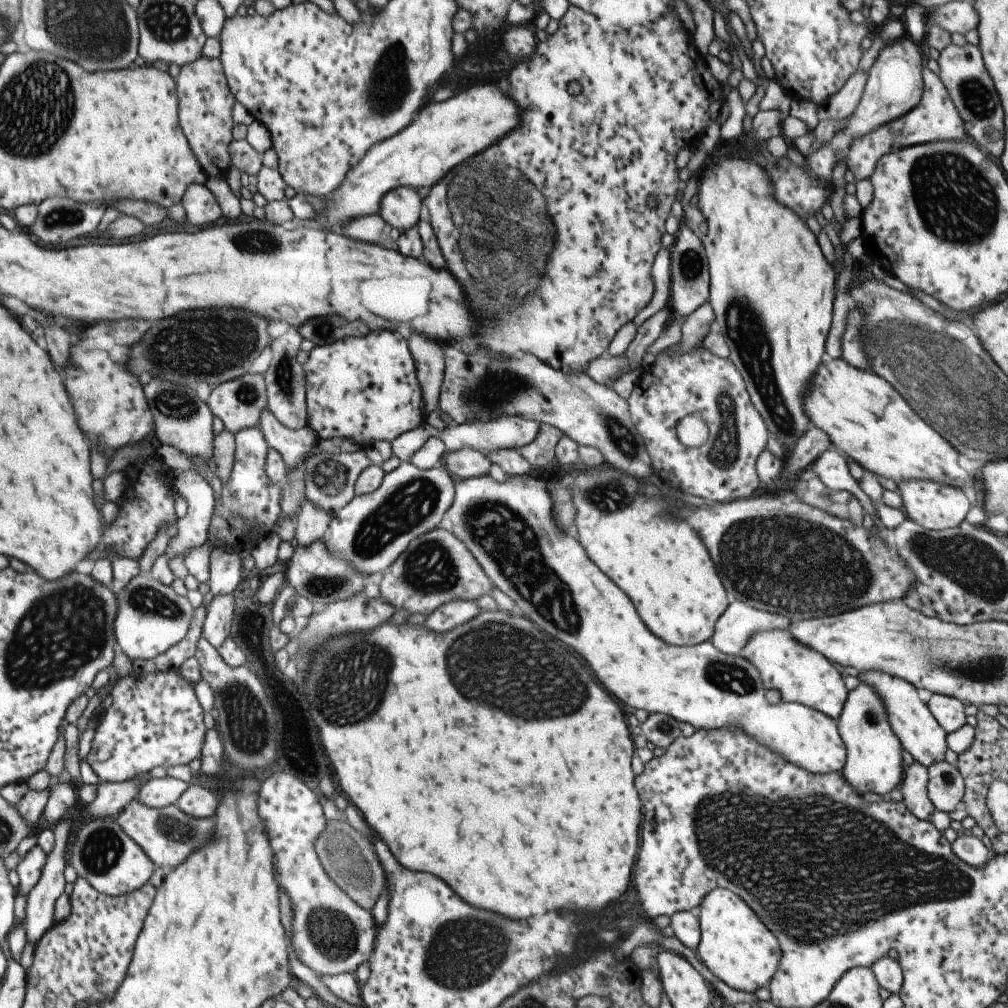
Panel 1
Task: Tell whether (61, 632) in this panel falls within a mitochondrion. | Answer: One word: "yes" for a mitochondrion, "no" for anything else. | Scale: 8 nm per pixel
yes

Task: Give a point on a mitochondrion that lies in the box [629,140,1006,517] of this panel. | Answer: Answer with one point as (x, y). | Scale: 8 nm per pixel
(941, 183)

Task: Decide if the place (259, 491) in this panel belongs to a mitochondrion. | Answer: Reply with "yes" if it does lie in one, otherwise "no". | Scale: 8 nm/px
no

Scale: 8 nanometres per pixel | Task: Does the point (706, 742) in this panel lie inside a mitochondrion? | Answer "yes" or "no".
no

